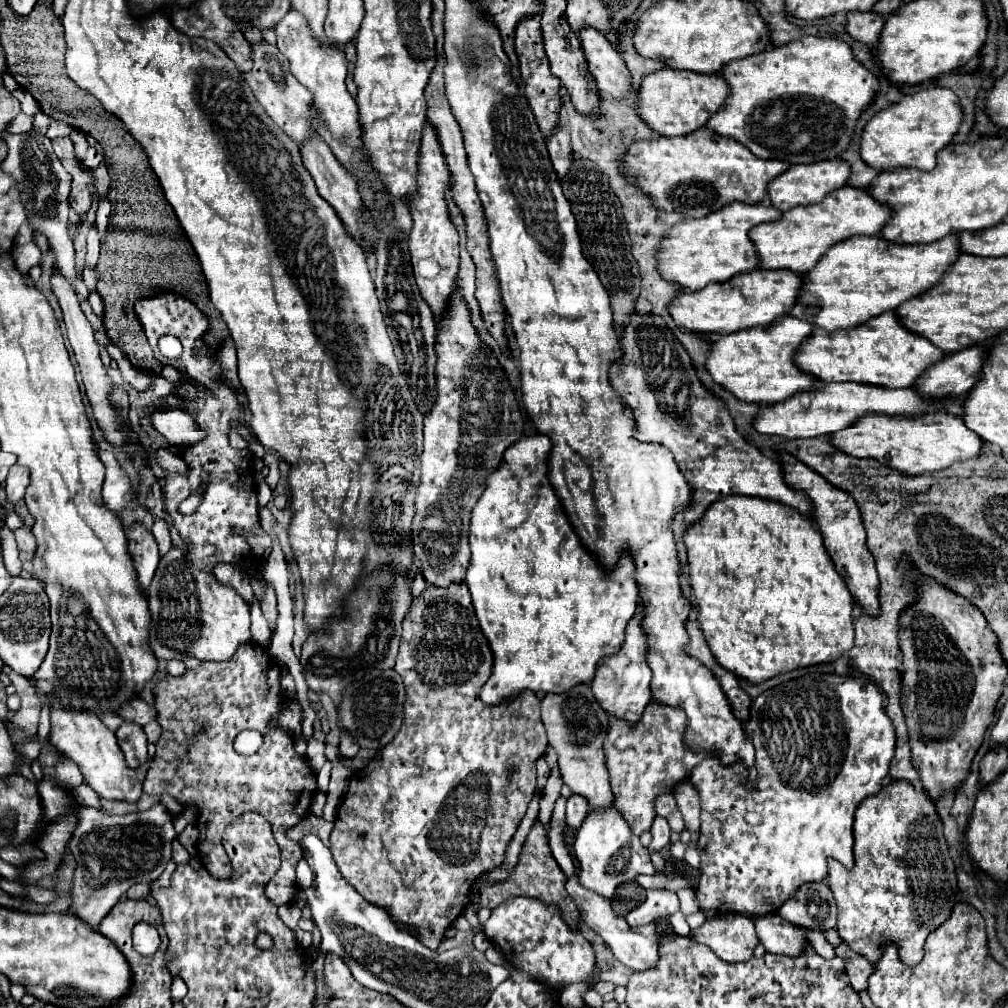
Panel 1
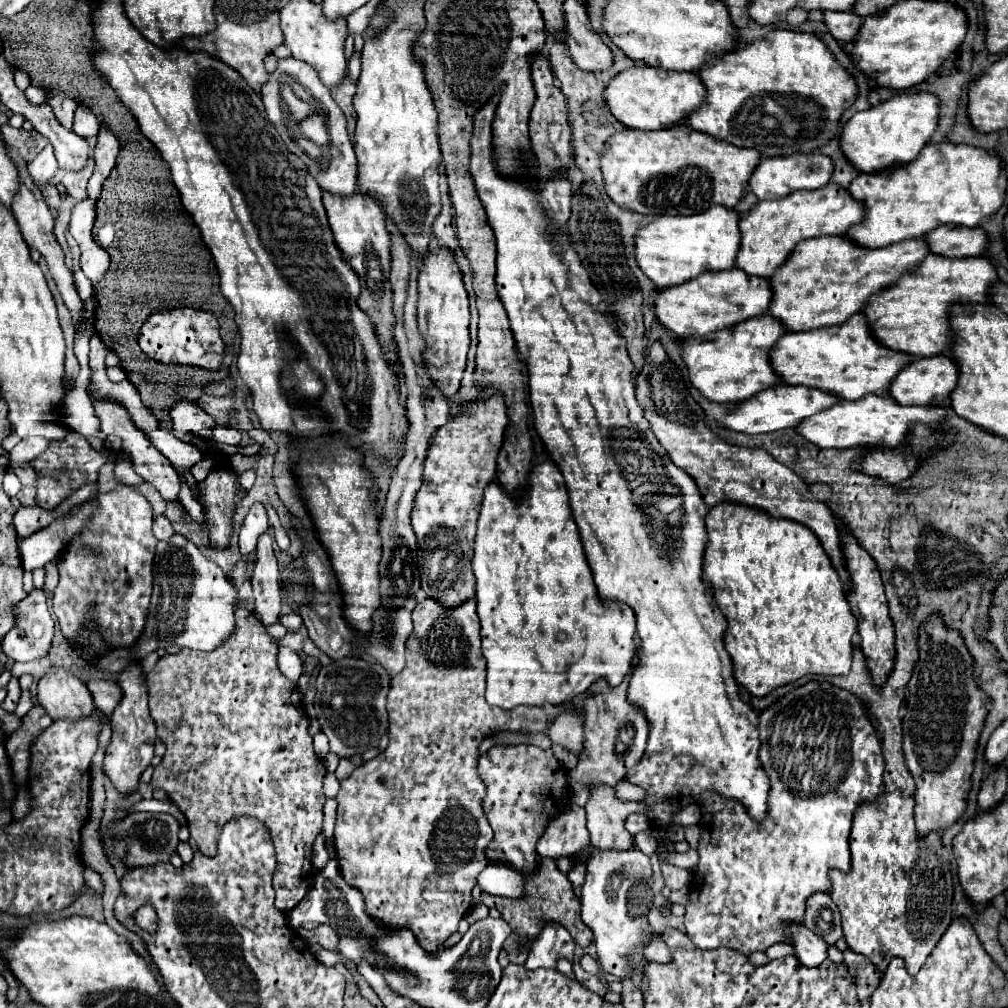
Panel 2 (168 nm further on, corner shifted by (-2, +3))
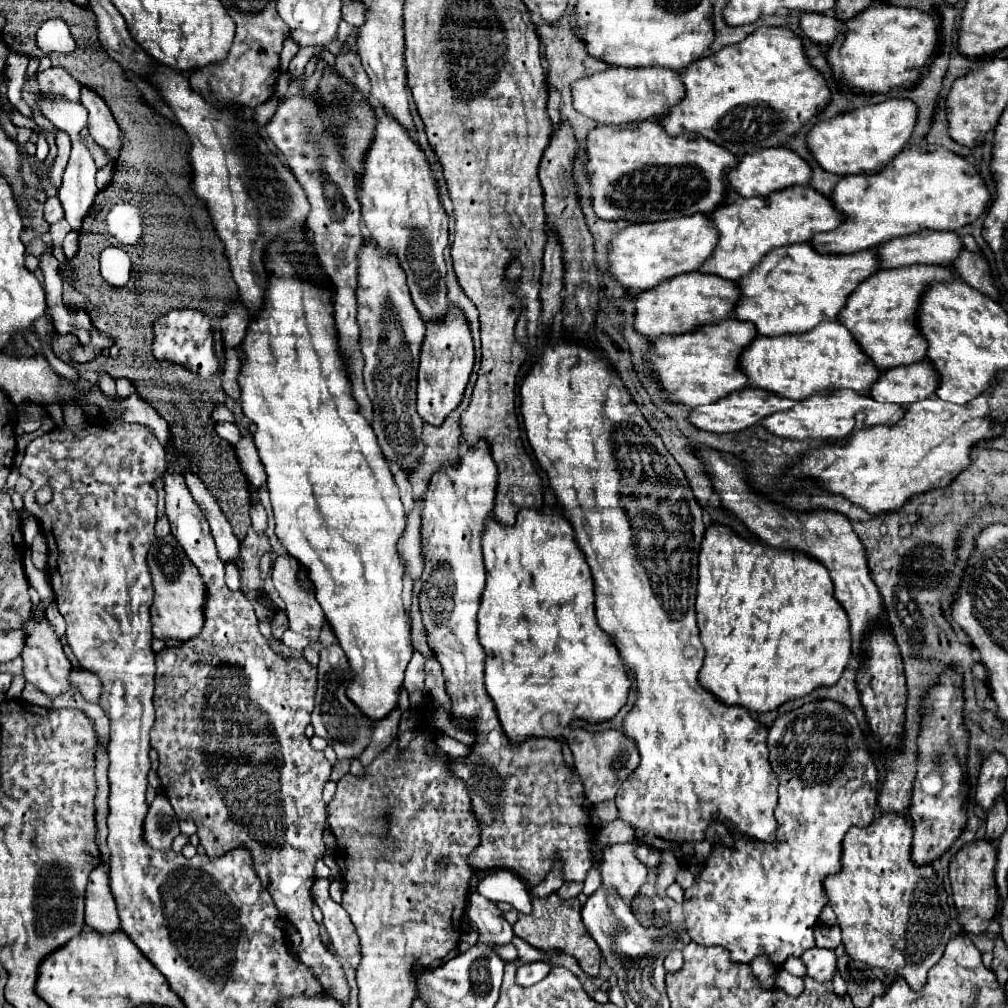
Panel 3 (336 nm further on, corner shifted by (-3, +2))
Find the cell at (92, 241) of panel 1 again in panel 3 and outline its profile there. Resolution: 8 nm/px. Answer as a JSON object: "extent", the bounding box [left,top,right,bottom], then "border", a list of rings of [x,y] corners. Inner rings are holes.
{"extent":[81,86,121,158],"border":[[[81,86],[81,104],[89,110],[89,132],[95,142],[101,144],[111,154],[111,158],[117,158],[121,148],[121,130],[105,100],[91,88]]]}

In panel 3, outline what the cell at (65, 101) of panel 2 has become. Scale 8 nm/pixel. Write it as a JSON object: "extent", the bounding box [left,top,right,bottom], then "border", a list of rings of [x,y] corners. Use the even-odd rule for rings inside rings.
{"extent":[37,66,81,102],"border":[[[51,66],[49,70],[39,72],[37,80],[39,80],[39,90],[43,94],[61,94],[71,102],[79,102],[81,84],[65,68]]]}

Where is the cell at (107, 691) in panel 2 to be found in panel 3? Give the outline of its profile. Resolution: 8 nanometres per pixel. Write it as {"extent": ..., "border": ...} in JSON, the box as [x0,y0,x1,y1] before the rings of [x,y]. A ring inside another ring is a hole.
{"extent":[69,664,101,702],"border":[[[75,664],[71,672],[73,672],[73,674],[69,676],[69,678],[71,678],[69,684],[71,684],[73,688],[77,688],[85,700],[97,702],[97,700],[99,700],[99,694],[101,694],[101,682],[99,682],[99,678],[97,678],[95,674],[87,672],[87,670],[85,670],[83,666],[79,666],[79,664]]]}

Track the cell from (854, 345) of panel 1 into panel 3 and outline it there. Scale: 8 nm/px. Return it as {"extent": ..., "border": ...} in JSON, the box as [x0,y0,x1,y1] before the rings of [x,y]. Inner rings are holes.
{"extent":[741,322,879,400],"border":[[[821,322],[809,332],[783,336],[757,336],[741,354],[741,370],[749,378],[749,386],[773,392],[791,400],[805,400],[815,392],[833,388],[849,388],[855,392],[869,392],[879,370],[857,348],[853,336],[835,322]]]}

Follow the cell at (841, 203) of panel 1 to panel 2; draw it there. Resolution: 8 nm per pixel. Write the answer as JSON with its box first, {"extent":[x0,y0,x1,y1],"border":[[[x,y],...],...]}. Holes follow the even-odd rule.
{"extent":[736,183,866,277],"border":[[[828,183],[826,187],[808,193],[792,193],[780,201],[758,201],[740,221],[742,247],[736,267],[752,275],[772,277],[800,241],[822,235],[844,235],[852,225],[864,221],[864,217],[866,205],[856,201],[848,189],[836,183]]]}

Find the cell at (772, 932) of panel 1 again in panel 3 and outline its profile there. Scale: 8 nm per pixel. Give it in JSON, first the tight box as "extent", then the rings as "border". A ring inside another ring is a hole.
{"extent":[801,948,837,982],"border":[[[813,948],[813,950],[807,950],[801,956],[801,960],[807,966],[807,974],[817,982],[831,982],[837,972],[837,966],[835,966],[837,958],[833,950]]]}

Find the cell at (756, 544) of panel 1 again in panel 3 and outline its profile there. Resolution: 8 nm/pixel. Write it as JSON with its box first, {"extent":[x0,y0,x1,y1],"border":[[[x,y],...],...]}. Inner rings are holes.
{"extent":[695,526,851,714],"border":[[[711,526],[705,532],[699,552],[695,610],[701,644],[707,652],[699,684],[727,706],[745,706],[757,714],[771,712],[789,700],[807,696],[819,686],[833,686],[851,658],[849,620],[833,596],[827,568],[805,554],[747,542],[725,526]]]}

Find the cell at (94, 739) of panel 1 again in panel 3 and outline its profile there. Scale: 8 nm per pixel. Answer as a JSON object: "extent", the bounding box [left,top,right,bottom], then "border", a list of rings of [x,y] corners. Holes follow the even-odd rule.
{"extent":[21,618,71,698],"border":[[[27,618],[23,622],[23,632],[25,632],[25,648],[21,652],[23,658],[23,676],[27,682],[31,682],[35,688],[45,692],[51,698],[61,696],[69,688],[69,672],[71,672],[71,662],[67,660],[61,640],[55,634],[51,622],[47,618]]]}

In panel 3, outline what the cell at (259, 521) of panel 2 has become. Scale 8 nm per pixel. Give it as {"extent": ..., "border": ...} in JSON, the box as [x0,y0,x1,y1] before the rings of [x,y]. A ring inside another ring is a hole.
{"extent":[225,564,239,590],"border":[[[227,564],[227,572],[225,572],[225,582],[231,590],[239,590],[239,570],[233,564]]]}

